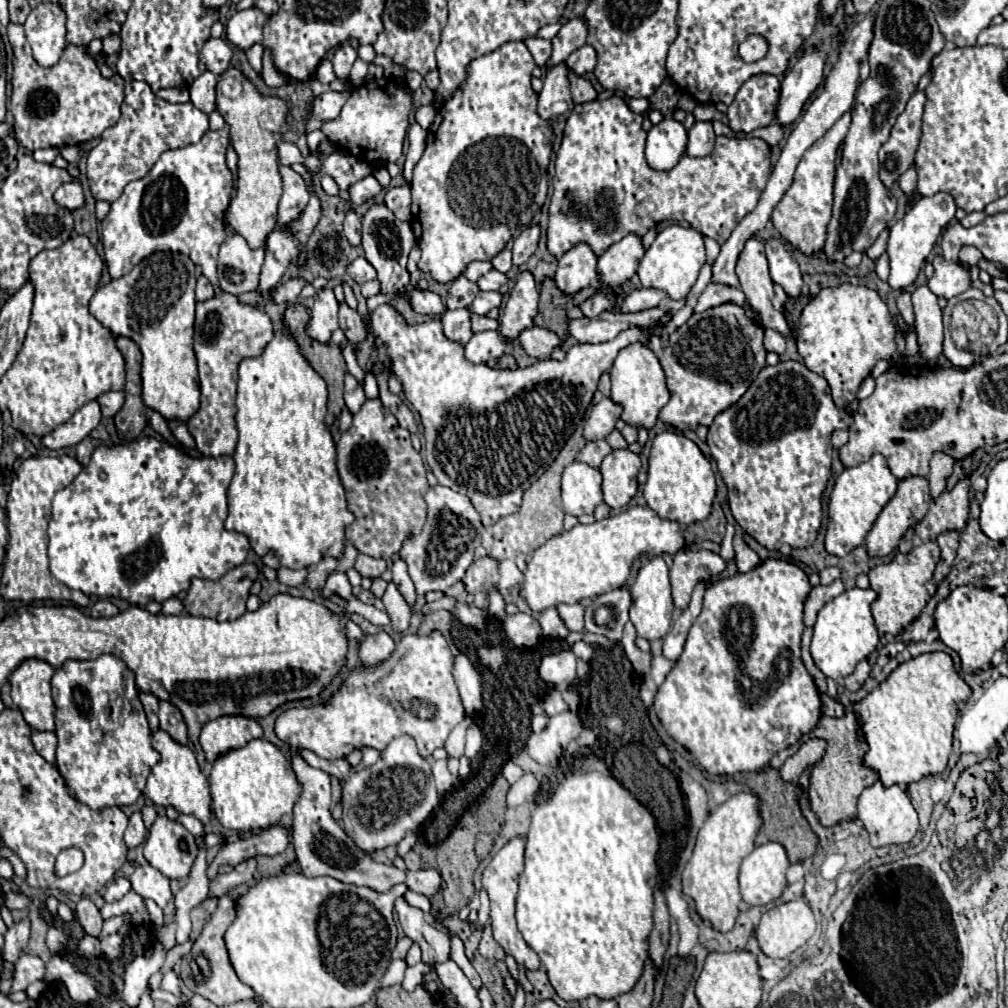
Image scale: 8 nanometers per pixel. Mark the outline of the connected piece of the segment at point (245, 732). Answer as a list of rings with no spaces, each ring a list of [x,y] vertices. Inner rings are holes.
[[[222,716],[220,720],[204,724],[200,746],[206,760],[212,764],[226,752],[242,748],[254,738],[262,738],[262,728],[256,720],[248,720],[244,716]]]

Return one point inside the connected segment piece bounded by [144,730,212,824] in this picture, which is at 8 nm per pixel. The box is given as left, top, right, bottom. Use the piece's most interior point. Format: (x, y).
(177, 781)

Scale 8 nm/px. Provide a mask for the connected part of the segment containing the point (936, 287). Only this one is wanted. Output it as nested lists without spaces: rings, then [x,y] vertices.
[[[936,256],[932,260],[934,276],[928,280],[928,288],[940,296],[950,300],[952,296],[958,296],[970,288],[970,274],[958,264],[948,264],[942,256]]]

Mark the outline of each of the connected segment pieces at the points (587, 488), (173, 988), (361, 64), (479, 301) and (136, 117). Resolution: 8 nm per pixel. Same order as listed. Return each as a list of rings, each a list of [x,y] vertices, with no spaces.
[[[572,462],[566,466],[562,476],[562,506],[566,514],[594,514],[596,506],[602,502],[602,474],[600,470],[584,464]]]
[[[168,972],[164,976],[164,980],[162,980],[162,990],[168,990],[168,992],[172,992],[176,996],[182,996],[180,994],[180,978],[174,972]]]
[[[356,60],[354,66],[352,66],[352,72],[350,72],[350,82],[358,88],[360,84],[364,84],[364,78],[366,78],[366,72],[368,72],[368,64],[364,60]]]
[[[478,292],[470,310],[476,314],[488,314],[492,308],[498,308],[500,302],[502,302],[502,296],[498,292]]]
[[[132,82],[124,86],[124,102],[120,120],[104,130],[100,144],[88,154],[88,184],[96,200],[116,202],[124,186],[132,180],[144,178],[162,152],[172,148],[184,148],[198,142],[208,130],[208,116],[200,112],[192,102],[188,104],[170,104],[158,98],[148,84]]]

